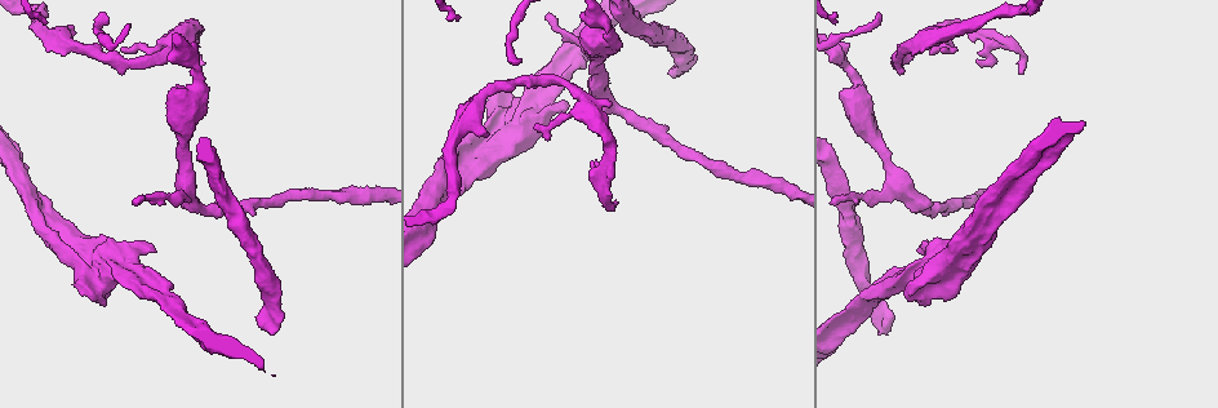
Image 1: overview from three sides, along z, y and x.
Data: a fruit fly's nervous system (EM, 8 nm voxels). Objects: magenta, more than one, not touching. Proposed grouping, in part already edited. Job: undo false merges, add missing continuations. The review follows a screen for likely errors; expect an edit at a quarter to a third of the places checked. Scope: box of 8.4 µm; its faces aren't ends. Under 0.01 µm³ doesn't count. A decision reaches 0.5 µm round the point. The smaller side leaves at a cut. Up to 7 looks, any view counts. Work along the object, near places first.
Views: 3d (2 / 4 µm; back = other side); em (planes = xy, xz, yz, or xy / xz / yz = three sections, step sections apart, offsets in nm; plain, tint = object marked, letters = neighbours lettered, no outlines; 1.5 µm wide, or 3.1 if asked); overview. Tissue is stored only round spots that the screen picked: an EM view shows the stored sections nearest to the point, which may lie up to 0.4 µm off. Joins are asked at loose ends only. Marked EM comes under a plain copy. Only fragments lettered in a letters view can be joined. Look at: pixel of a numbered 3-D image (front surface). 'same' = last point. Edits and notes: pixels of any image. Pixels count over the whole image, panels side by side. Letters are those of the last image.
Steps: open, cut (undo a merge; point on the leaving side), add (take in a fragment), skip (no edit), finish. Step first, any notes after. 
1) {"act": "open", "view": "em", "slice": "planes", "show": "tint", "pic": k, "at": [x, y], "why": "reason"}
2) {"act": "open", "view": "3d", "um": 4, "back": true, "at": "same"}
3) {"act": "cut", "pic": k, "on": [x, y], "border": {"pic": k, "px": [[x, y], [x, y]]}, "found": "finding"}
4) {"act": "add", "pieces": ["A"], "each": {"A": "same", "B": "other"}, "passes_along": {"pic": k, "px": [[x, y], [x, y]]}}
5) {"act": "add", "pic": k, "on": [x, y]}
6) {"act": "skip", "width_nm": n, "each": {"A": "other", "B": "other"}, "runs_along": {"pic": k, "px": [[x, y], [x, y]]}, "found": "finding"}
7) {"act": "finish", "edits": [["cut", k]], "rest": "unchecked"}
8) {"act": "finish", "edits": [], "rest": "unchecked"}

{"act": "open", "view": "3d", "um": 2, "pic": 1, "at": [941, 52], "why": "branch stops here"}

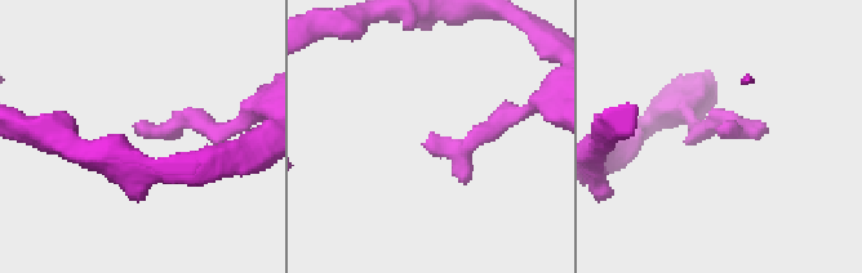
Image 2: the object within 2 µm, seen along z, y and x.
{"act": "open", "view": "em", "slice": "xz", "step": 8, "show": "tint", "pic": 2, "at": [721, 132]}

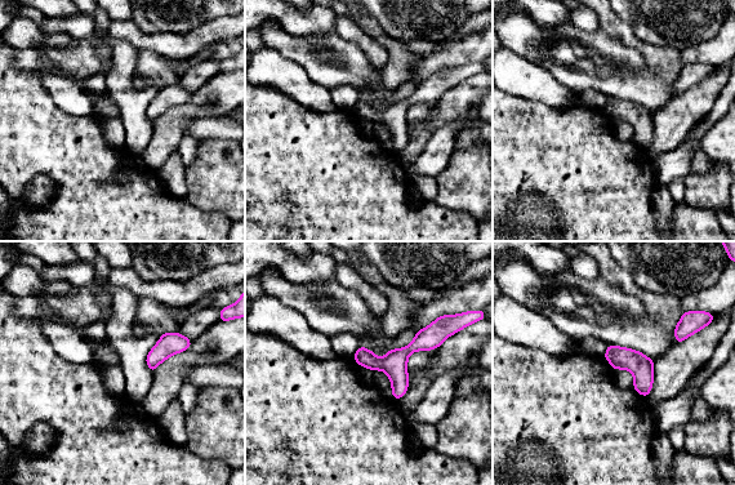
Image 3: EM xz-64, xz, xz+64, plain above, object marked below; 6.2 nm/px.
{"act": "open", "view": "em", "slice": "yz", "step": 4, "show": "letters", "at": "same", "why": "another direction"}

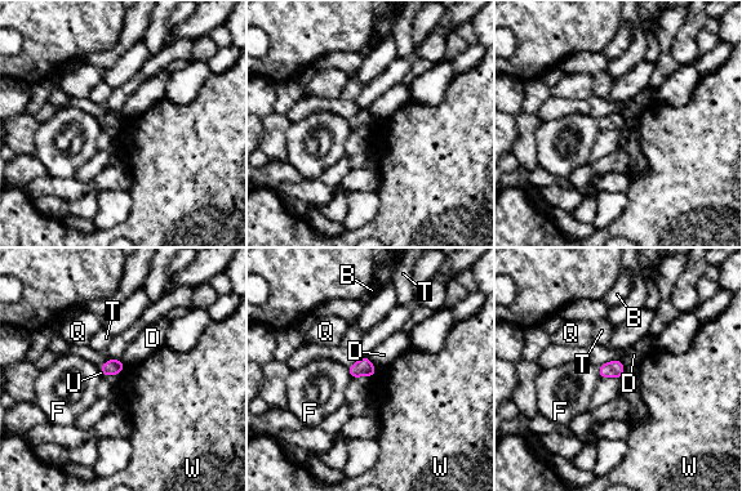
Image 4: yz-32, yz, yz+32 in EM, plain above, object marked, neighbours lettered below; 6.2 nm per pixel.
{"act": "skip", "width_nm": 100, "each": {"B": "other", "D": "other", "F": "other", "Q": "other", "T": "other", "U": "other", "W": "other"}, "border": {"pic": 4, "px": [[347, 367], [351, 376]]}, "found": "none of them fits"}

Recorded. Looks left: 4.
{"act": "open", "view": "em", "slice": "xz", "step": 8, "show": "letters", "pic": 1, "at": [155, 250], "why": "an open end"}

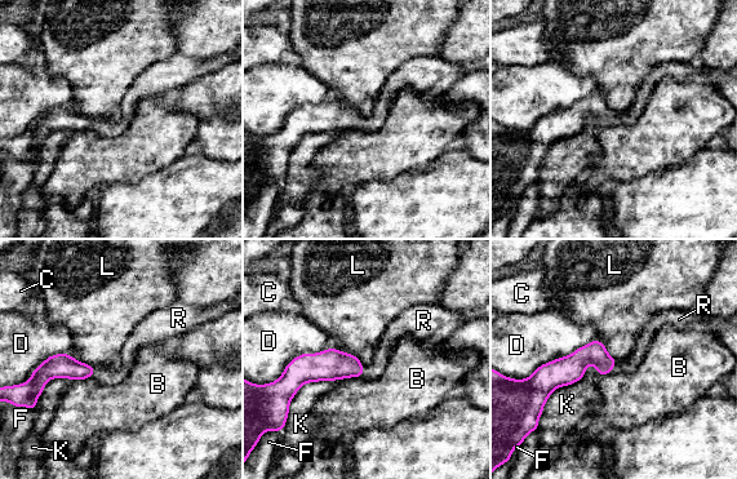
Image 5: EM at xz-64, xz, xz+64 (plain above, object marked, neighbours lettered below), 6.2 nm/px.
{"act": "add", "pieces": ["R"], "each": {"B": "other", "C": "other", "D": "other", "F": "other", "K": "other", "L": "other", "R": "same"}, "found": "it goes on there"}

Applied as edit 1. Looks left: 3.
{"act": "finish", "edits": [["add", 5]], "rest": "unchecked"}

